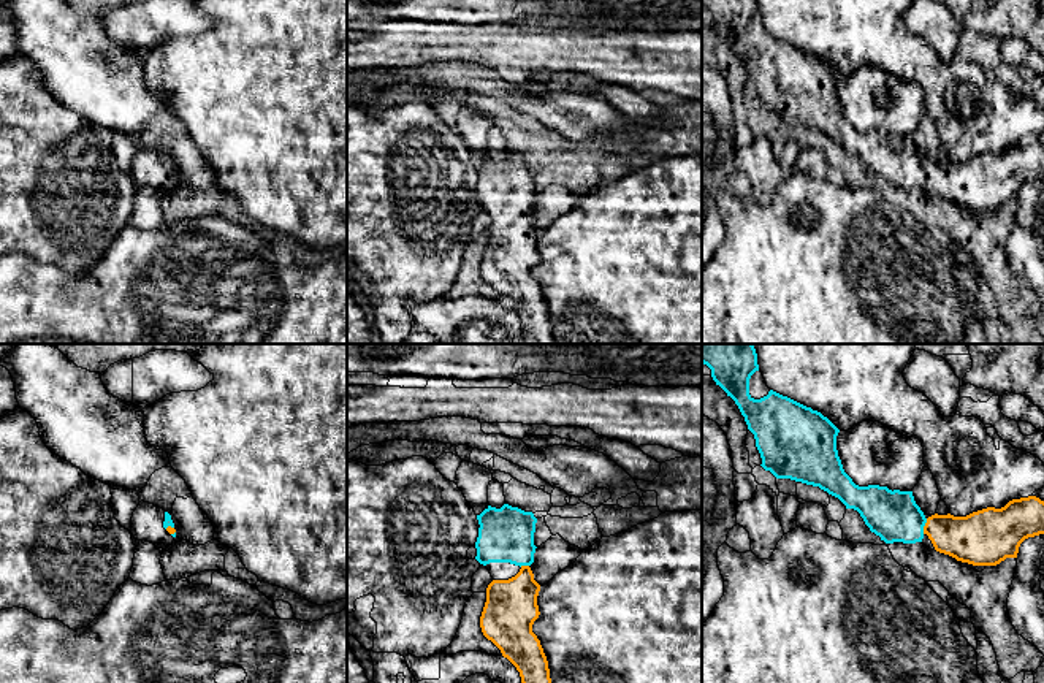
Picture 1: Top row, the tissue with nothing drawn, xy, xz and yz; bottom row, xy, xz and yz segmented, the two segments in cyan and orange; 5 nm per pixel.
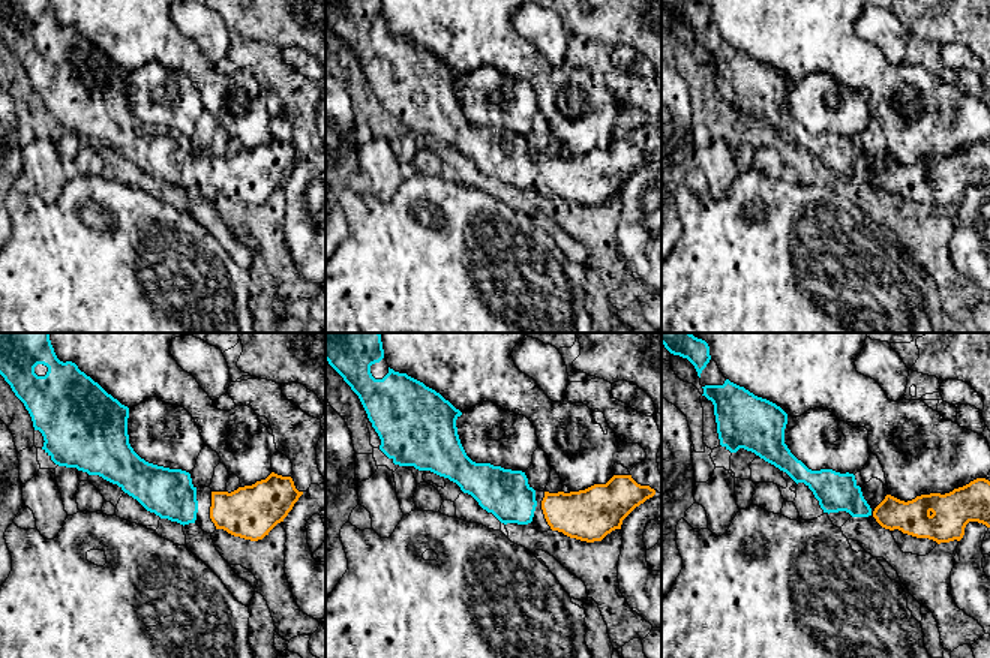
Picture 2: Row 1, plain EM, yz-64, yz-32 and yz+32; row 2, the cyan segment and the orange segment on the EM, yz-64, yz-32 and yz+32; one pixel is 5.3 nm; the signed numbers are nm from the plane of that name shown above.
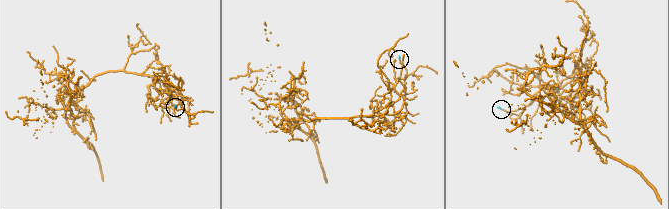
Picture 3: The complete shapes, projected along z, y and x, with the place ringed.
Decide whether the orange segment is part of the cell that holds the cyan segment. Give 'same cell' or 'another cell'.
same cell

